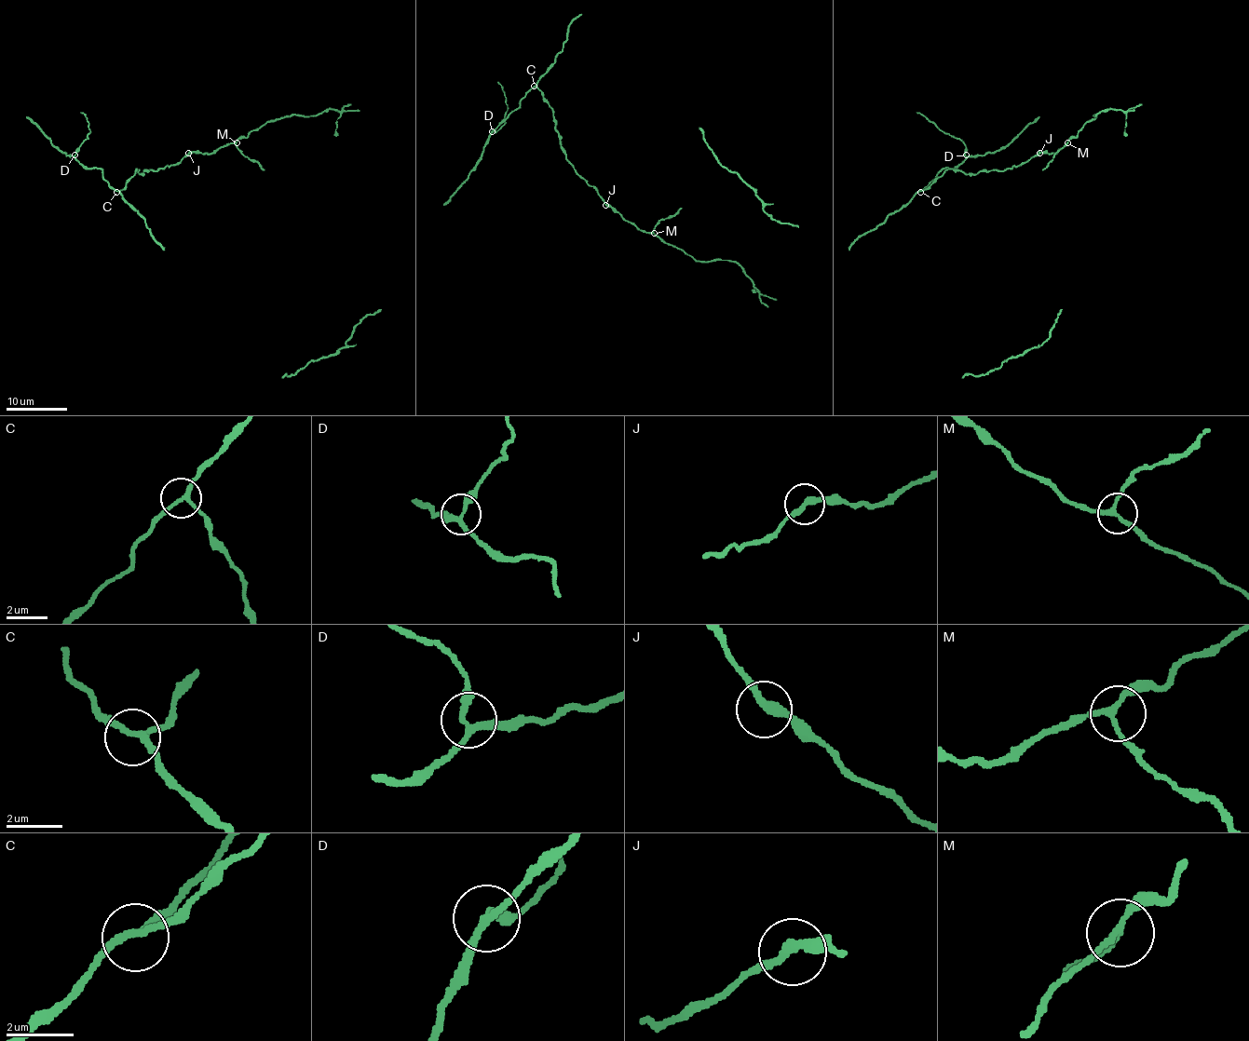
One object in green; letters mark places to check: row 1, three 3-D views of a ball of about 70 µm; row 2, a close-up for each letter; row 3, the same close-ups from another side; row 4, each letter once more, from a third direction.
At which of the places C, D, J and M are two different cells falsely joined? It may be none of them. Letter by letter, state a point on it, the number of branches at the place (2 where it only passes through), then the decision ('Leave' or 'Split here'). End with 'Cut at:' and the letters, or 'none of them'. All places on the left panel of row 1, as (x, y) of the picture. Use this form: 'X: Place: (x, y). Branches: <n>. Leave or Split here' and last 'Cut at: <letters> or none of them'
C: Place: (116, 192). Branches: 3. Leave
D: Place: (74, 155). Branches: 3. Leave
J: Place: (188, 153). Branches: 2. Leave
M: Place: (237, 142). Branches: 3. Leave
Cut at: none of them

